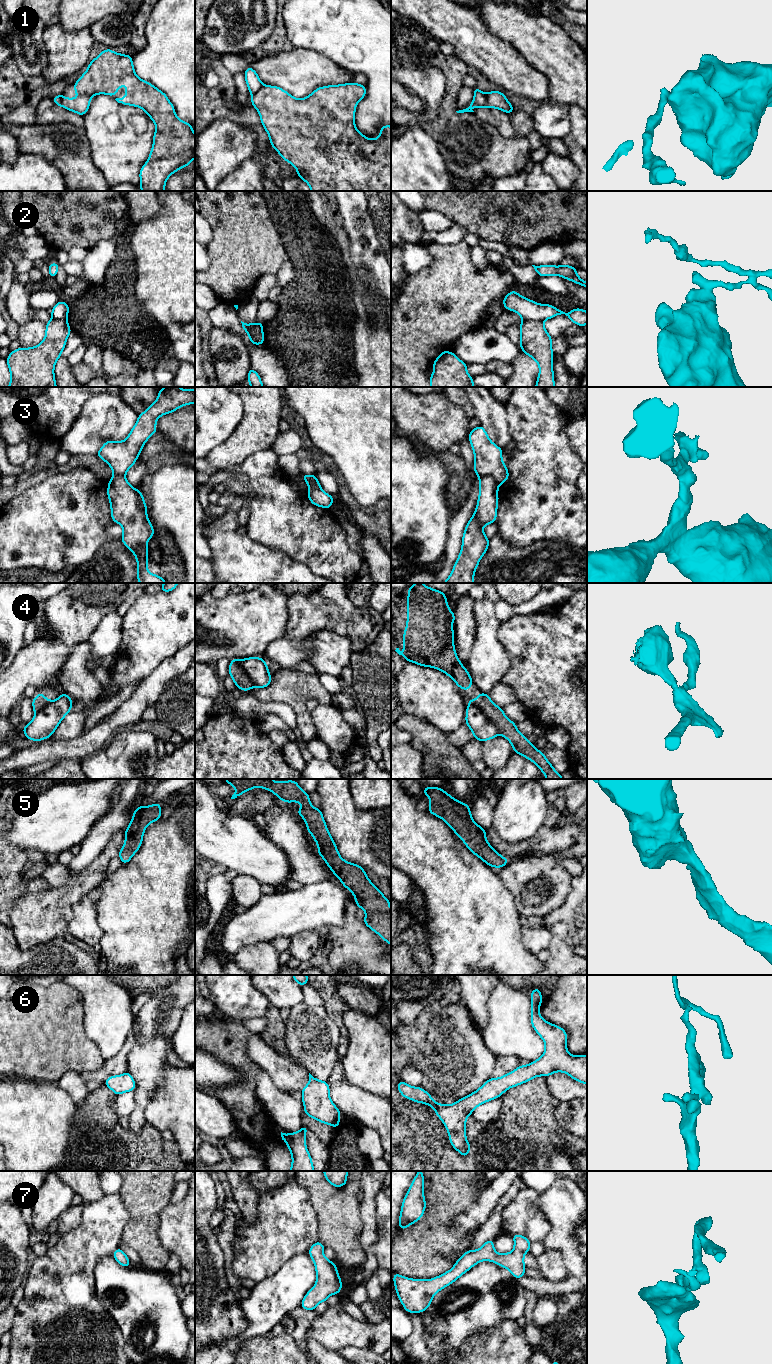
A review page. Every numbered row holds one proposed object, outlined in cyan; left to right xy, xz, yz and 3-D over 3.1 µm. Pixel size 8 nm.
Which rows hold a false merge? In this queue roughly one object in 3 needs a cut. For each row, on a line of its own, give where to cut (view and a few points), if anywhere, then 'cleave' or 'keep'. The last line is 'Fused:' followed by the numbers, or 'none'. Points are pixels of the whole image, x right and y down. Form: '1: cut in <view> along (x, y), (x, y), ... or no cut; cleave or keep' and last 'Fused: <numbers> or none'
1: cut in yz along (486, 94), (486, 104), (484, 106); cleave
2: cut in yz along (523, 319), (535, 319), (542, 322); cleave
3: cut in yz along (479, 476), (490, 475), (499, 484); cleave
4: cut in yz along (469, 704), (476, 705), (495, 725), (499, 733); cleave
5: no cut; keep
6: no cut; keep
7: no cut; keep
Fused: 1, 2, 3, 4

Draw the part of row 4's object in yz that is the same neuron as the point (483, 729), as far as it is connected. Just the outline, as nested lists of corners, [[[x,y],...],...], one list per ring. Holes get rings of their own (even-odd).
[[[475,705],[467,706],[465,723],[480,742],[493,739],[499,734],[496,725]]]

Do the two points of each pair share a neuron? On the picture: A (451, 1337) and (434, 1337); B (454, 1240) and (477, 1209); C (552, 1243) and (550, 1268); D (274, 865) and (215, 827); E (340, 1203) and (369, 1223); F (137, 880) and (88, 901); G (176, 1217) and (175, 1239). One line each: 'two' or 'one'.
A: one
B: two
C: two
D: one
E: two
F: two
G: one

